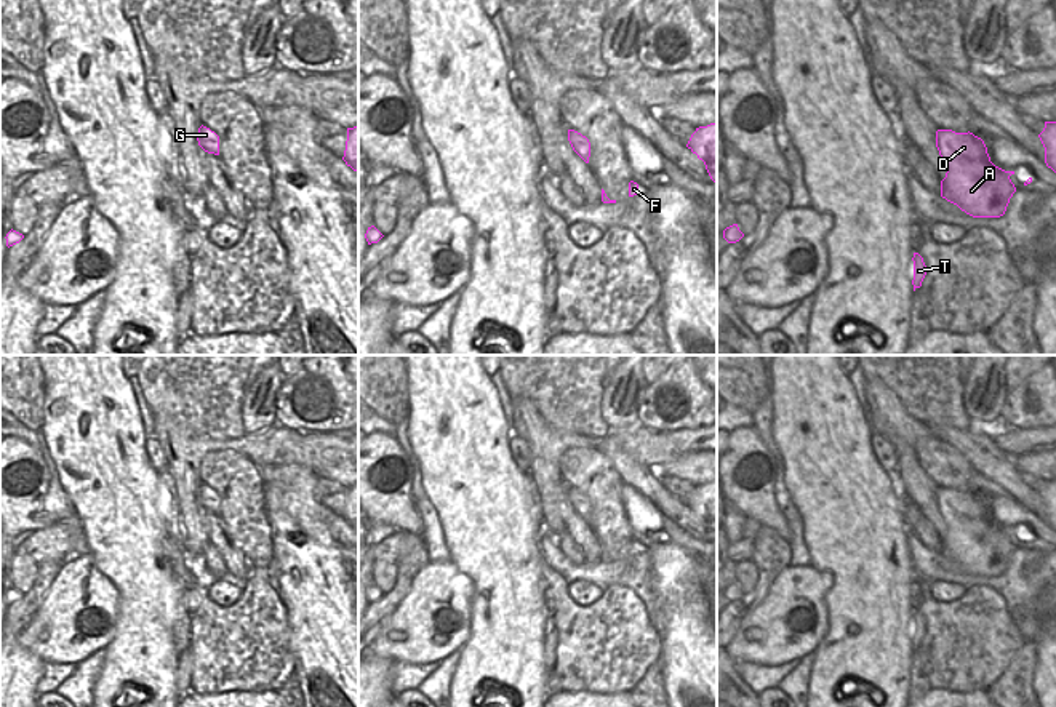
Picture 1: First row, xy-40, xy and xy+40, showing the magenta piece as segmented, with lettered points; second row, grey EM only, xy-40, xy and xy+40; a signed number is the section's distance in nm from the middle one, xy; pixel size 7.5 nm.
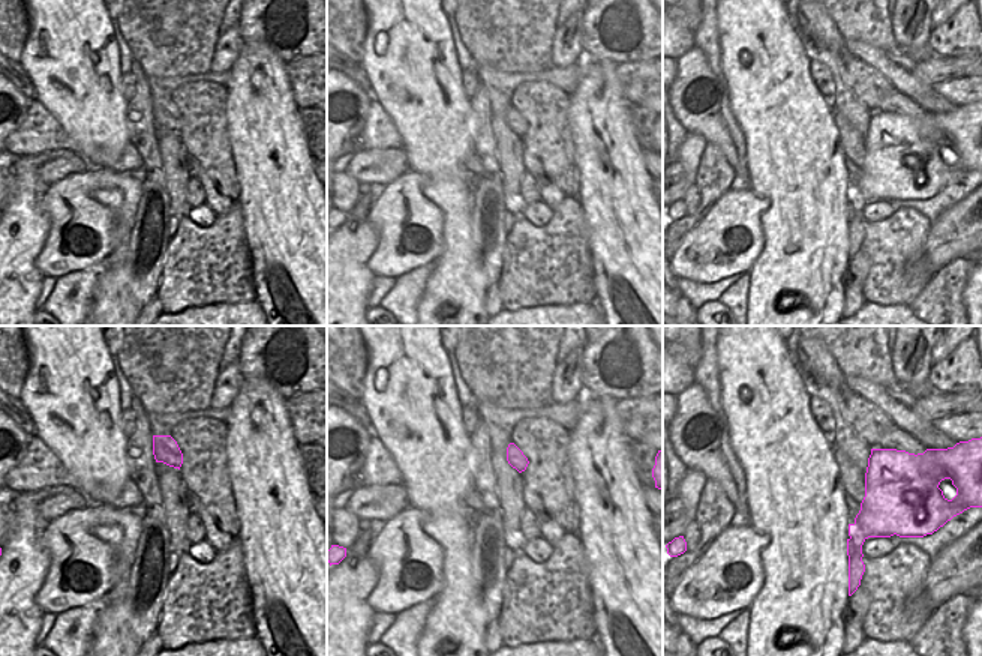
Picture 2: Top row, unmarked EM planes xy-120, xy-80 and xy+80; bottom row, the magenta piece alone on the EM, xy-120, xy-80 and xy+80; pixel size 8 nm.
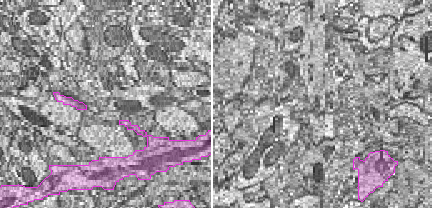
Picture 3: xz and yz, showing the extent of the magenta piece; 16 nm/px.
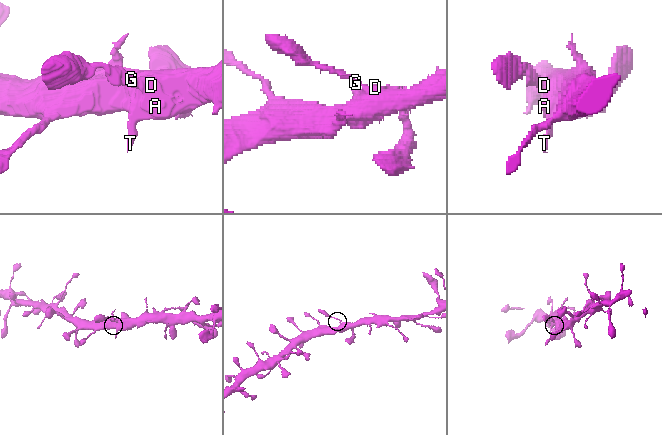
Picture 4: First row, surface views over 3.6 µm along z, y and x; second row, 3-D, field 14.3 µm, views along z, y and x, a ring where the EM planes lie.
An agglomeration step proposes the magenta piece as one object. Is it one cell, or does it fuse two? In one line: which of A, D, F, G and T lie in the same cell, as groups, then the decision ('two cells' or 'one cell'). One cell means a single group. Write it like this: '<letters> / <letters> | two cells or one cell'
A D F G T | one cell

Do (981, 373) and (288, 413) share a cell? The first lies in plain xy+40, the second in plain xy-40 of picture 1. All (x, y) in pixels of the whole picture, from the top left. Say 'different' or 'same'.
different

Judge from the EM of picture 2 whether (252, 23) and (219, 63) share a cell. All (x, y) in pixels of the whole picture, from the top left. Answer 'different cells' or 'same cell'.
different cells

